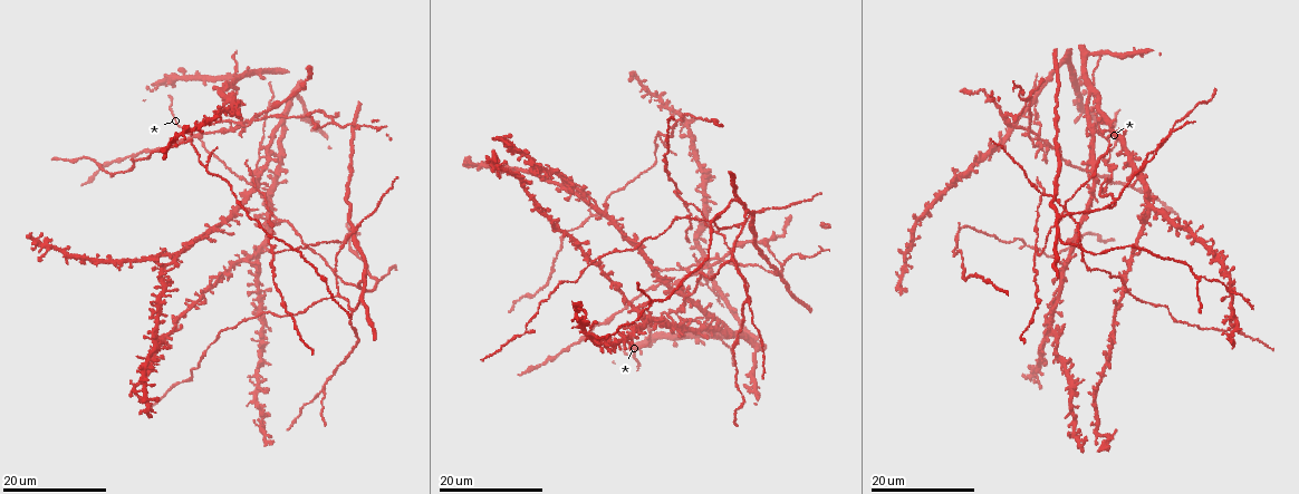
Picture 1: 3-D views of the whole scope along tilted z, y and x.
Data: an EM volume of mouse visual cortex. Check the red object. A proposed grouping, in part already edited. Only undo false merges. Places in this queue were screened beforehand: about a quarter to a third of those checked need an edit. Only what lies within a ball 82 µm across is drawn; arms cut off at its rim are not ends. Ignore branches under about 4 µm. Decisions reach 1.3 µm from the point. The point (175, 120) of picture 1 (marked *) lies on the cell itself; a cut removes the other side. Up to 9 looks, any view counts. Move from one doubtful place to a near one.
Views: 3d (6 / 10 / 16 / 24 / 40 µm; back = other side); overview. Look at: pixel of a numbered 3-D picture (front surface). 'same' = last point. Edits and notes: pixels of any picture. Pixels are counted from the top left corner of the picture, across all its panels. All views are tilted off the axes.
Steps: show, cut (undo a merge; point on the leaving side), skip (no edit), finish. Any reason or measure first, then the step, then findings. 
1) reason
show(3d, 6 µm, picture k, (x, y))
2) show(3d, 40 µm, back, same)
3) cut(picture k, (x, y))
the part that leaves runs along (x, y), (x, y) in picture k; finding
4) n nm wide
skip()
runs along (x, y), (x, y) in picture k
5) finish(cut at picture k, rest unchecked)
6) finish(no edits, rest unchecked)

three arms meet
show(3d, 16 µm, picture 1, (713, 288))

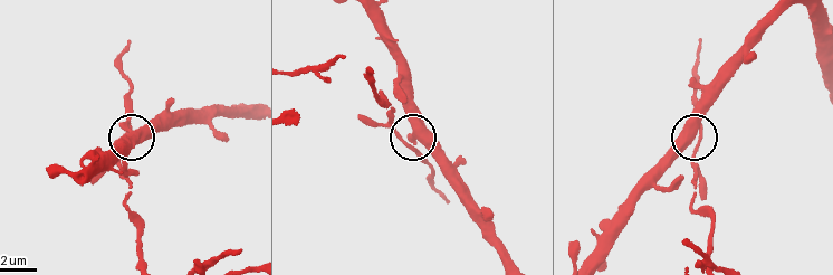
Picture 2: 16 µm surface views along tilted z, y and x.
closer look
show(3d, 6 µm, picture 2, (699, 135))

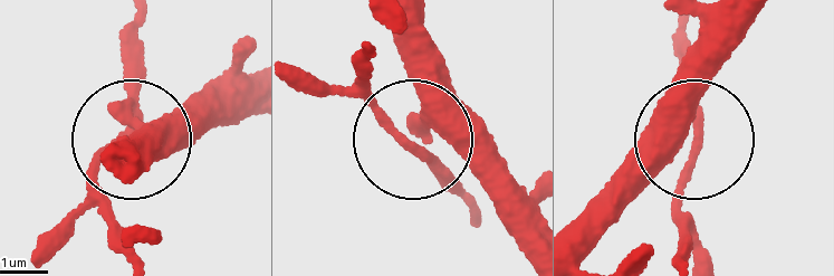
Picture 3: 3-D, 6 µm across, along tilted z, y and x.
skip()
continuous, no second cell

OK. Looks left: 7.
show(3d, 24 µm, picture 1, (260, 159))

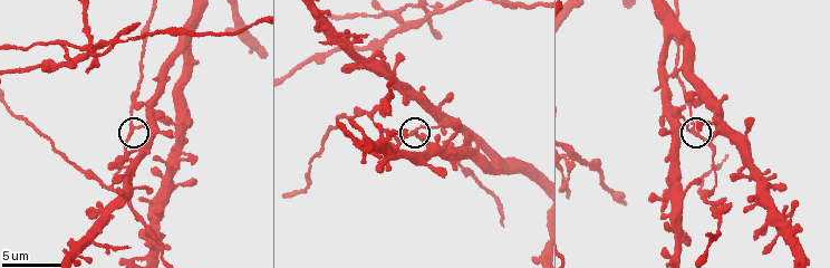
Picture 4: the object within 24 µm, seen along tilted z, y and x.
show(3d, 6 µm, picture 4, (691, 131))

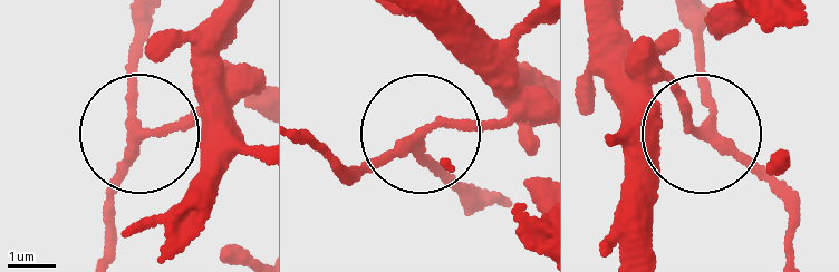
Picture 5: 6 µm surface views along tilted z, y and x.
190 nm wide
skip()
runs along (304, 138), (341, 172), (418, 144), (473, 207) in picture 5; continuous, no second cell

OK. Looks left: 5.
four arms meet
show(3d, 6 µm, picture 4, (336, 34))

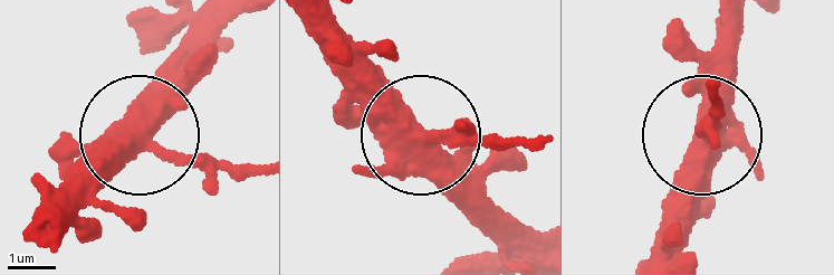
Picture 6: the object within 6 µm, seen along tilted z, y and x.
show(3d, 6 µm, back, picture 6, (416, 133))

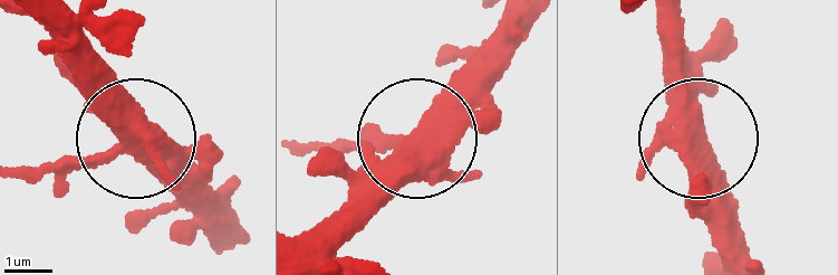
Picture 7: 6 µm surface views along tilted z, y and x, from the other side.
420 nm wide
skip()
one cell here

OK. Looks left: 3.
four arms meet
show(3d, 24 µm, picture 1, (1034, 253))

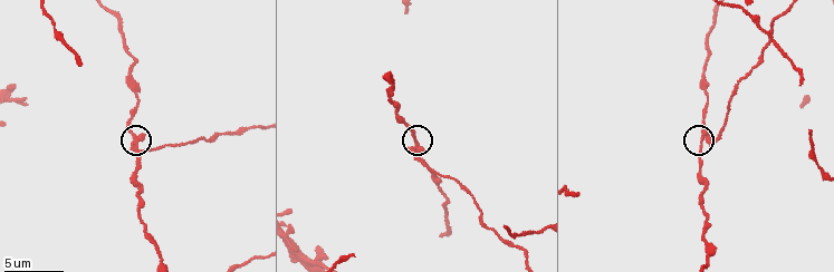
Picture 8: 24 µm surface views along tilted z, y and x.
closer look
show(3d, 10 µm, picture 8, (704, 135))

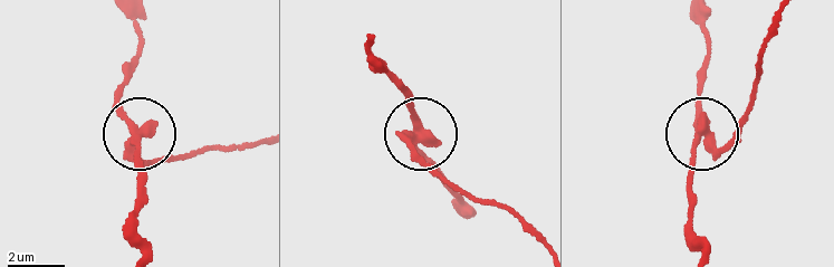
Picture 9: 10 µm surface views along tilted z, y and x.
cut(picture 9, (412, 160))
the part that leaves runs along (416, 135), (415, 151), (447, 181), (499, 203), (543, 242) in picture 9; a second cell is stuck on

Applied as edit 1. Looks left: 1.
finish(cut at picture 9, rest unchecked)

